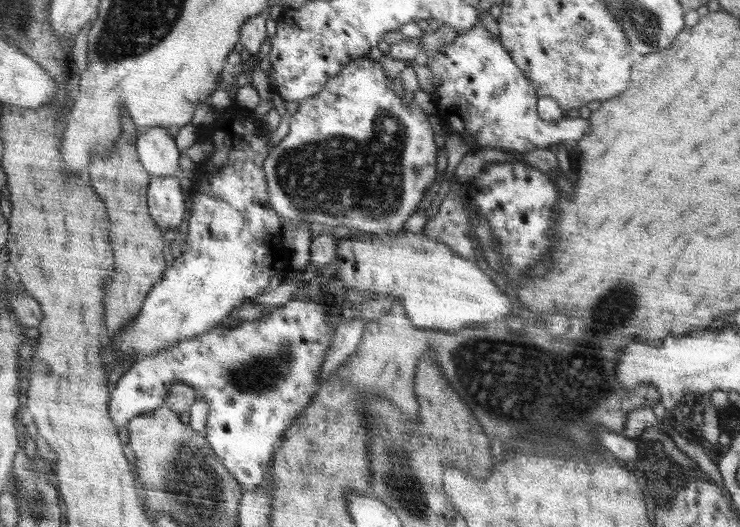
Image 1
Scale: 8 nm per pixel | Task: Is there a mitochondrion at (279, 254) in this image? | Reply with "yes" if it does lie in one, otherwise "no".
no

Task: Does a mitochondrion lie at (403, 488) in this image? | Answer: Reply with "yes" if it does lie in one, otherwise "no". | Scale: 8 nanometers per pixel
yes

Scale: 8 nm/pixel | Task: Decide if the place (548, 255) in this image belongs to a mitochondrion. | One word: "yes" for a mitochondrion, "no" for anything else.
no

